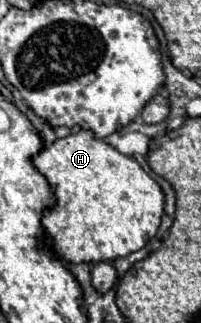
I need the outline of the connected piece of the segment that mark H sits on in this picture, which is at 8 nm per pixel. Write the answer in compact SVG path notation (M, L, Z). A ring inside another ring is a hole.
M80 130L78 134L54 140L52 146L38 152L34 166L46 176L50 188L58 196L58 204L44 212L42 226L46 228L52 248L60 258L74 264L110 262L144 248L144 244L158 232L160 218L164 214L164 192L160 184L148 172L144 172L132 156L120 154L108 142L96 138L92 130Z

